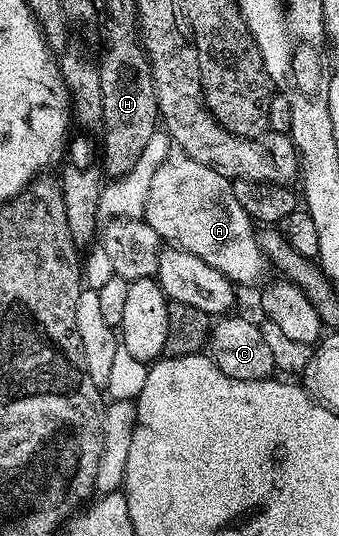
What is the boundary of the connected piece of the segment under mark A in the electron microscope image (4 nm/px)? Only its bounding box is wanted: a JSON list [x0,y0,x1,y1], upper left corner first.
[144,154,268,285]

